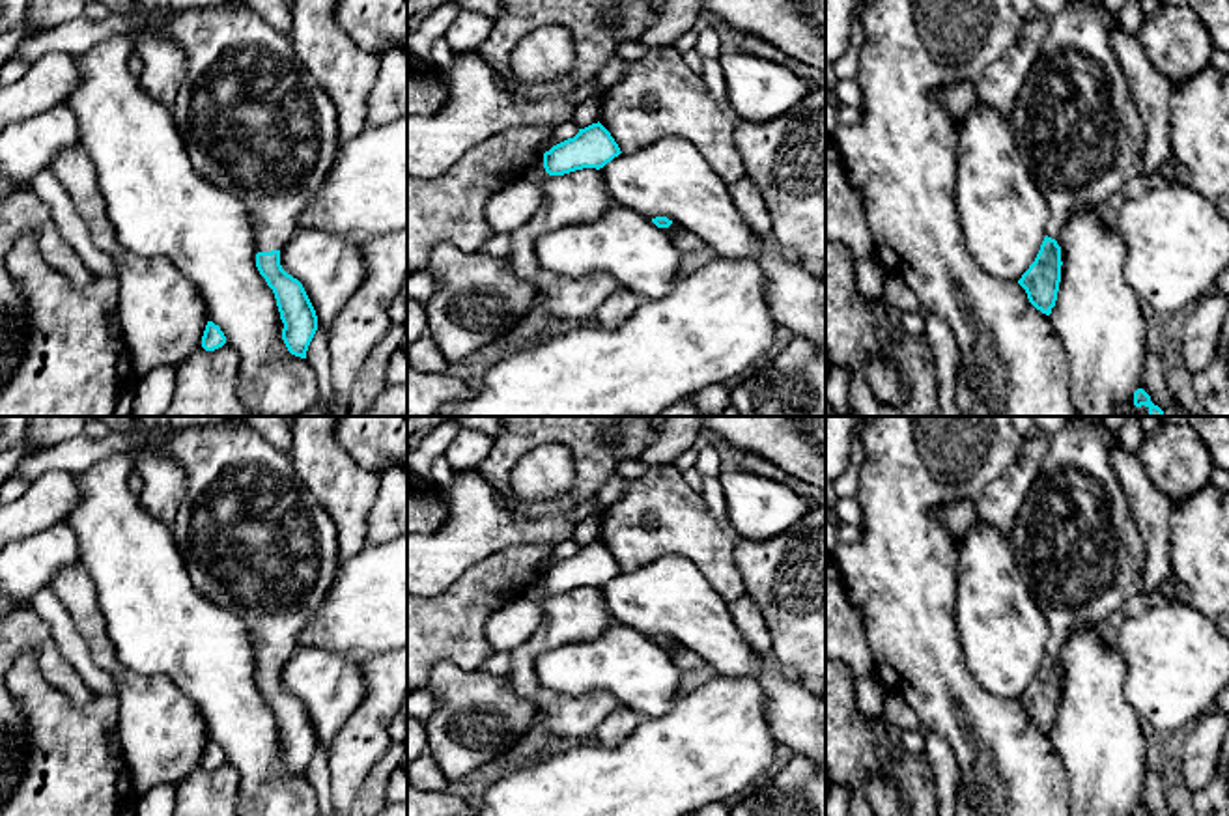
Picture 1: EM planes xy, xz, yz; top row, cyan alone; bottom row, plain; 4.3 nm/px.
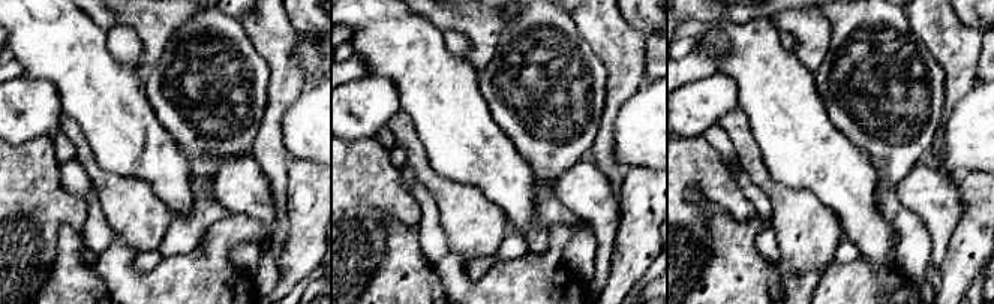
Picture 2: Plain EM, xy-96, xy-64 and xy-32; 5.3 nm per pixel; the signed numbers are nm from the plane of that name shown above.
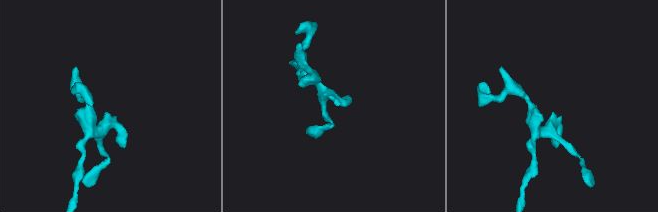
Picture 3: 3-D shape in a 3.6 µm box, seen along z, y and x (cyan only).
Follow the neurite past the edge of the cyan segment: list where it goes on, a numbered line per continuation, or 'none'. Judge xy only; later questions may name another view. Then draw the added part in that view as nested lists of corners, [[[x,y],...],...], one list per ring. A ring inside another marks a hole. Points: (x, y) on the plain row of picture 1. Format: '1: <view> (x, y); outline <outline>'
1: xy (254, 540); outline [[[247,424],[151,433],[134,452],[155,452],[183,467],[185,493],[170,530],[191,583],[243,622],[258,670],[280,668],[338,571],[338,528],[332,517],[304,487],[288,452]]]

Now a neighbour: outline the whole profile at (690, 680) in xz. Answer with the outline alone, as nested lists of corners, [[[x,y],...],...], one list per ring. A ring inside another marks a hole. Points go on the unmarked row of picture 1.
[[[704,665],[699,670],[682,670],[676,696],[693,693],[695,689],[708,683],[715,674],[715,668],[710,665]]]

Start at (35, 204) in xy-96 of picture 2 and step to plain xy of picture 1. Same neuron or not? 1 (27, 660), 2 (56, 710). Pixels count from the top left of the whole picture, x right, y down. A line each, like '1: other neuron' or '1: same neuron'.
1: other neuron
2: other neuron

